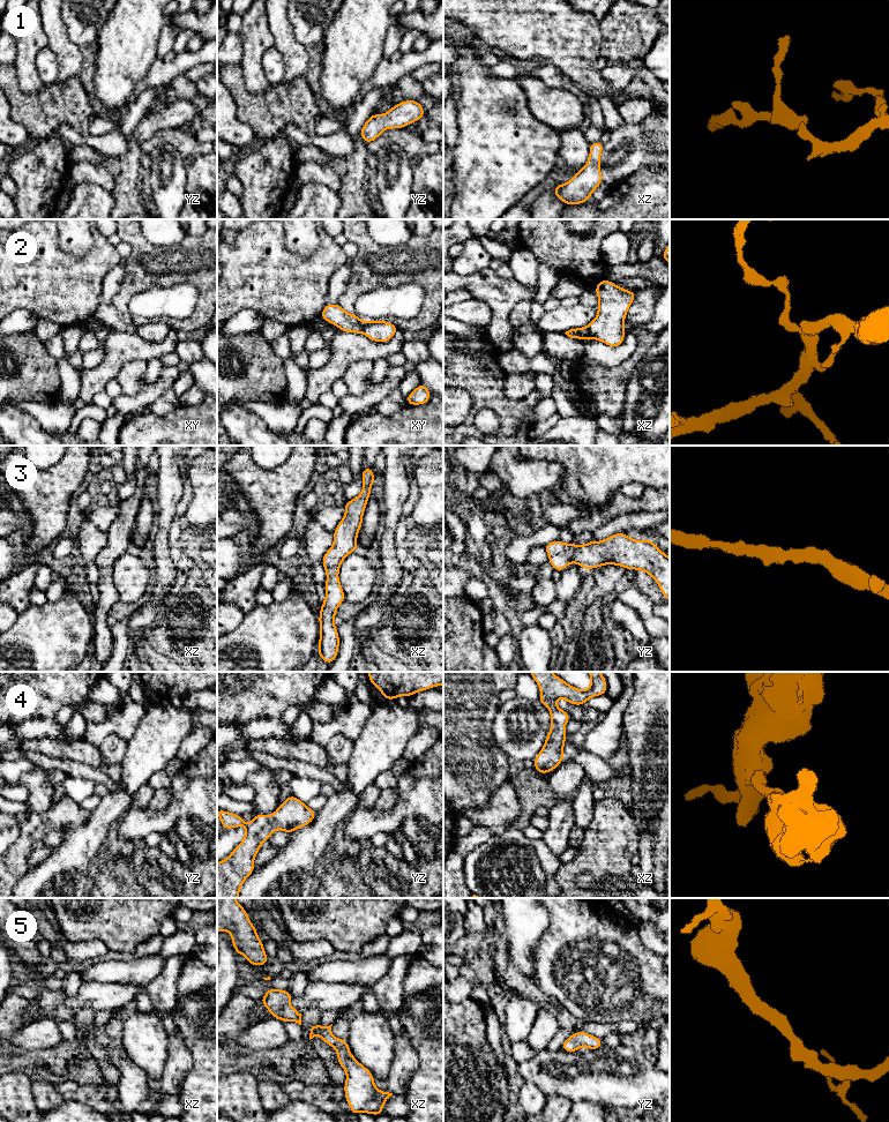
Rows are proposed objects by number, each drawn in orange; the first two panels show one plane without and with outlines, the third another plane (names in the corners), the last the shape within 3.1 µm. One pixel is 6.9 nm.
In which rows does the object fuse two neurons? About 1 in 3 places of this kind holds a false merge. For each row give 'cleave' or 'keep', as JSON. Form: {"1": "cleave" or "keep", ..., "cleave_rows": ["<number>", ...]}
{"1": "keep", "2": "cleave", "3": "keep", "4": "keep", "5": "keep", "cleave_rows": ["2"]}

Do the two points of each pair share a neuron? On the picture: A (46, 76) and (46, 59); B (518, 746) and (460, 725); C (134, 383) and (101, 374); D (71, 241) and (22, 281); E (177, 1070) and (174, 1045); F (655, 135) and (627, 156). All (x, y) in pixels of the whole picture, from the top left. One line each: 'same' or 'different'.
A: same
B: different
C: different
D: different
E: same
F: different

